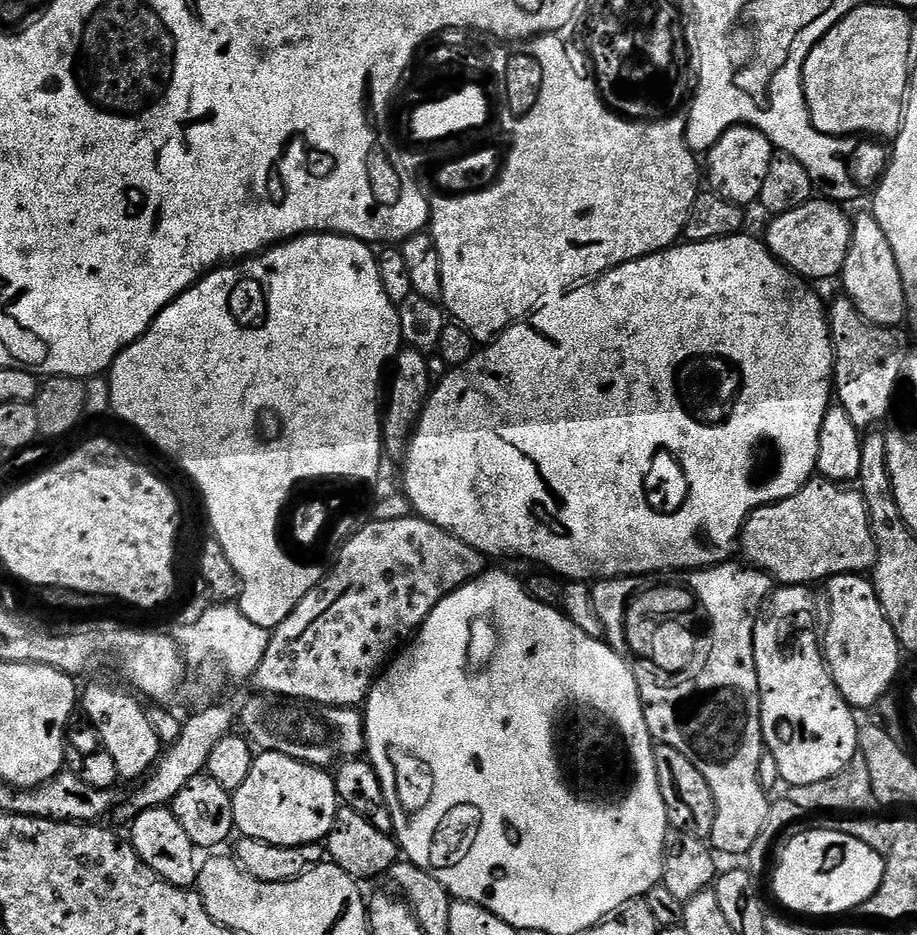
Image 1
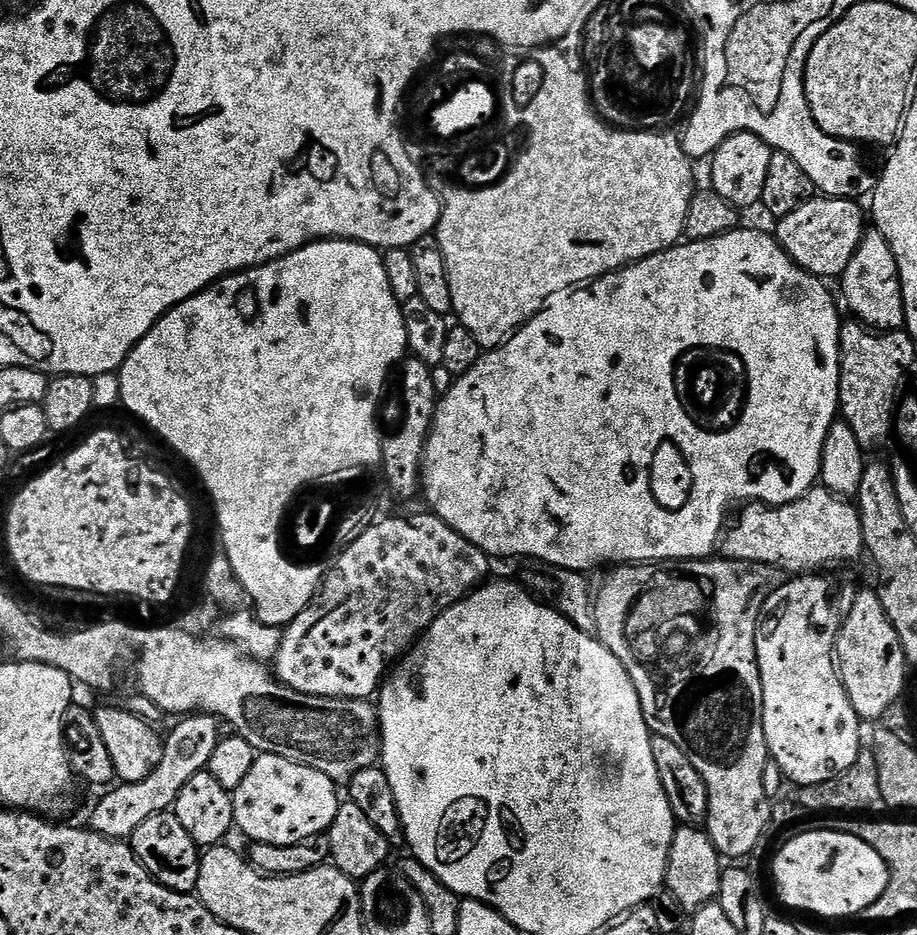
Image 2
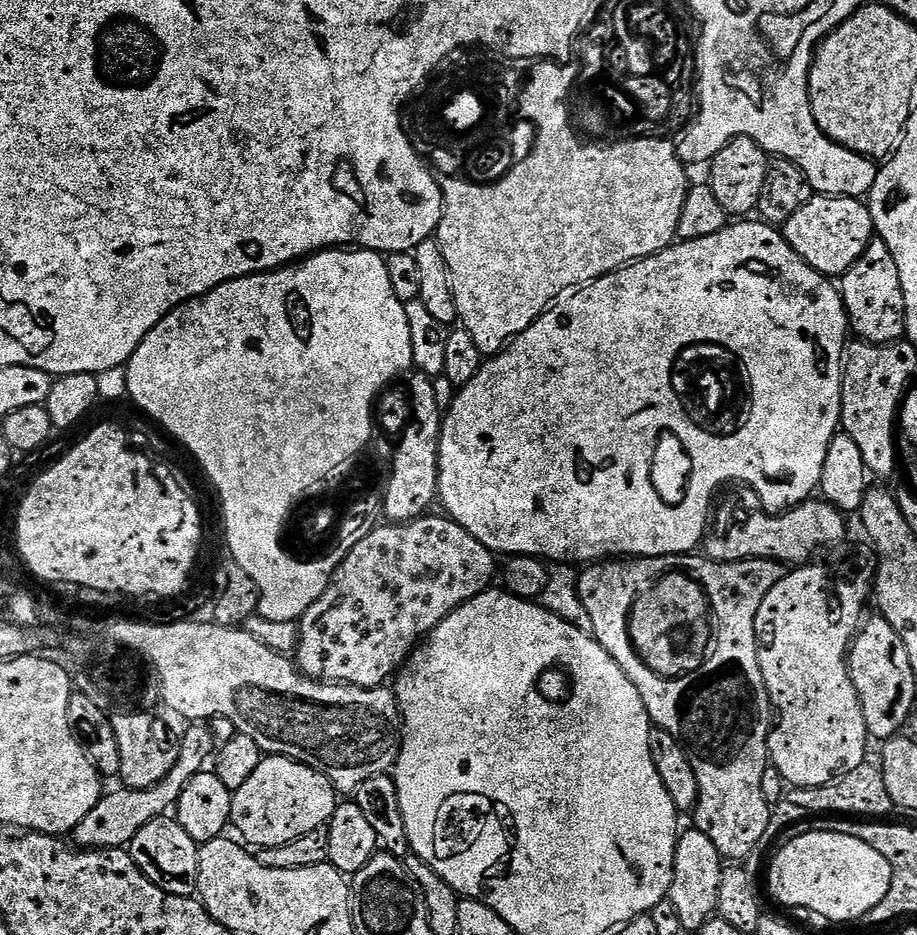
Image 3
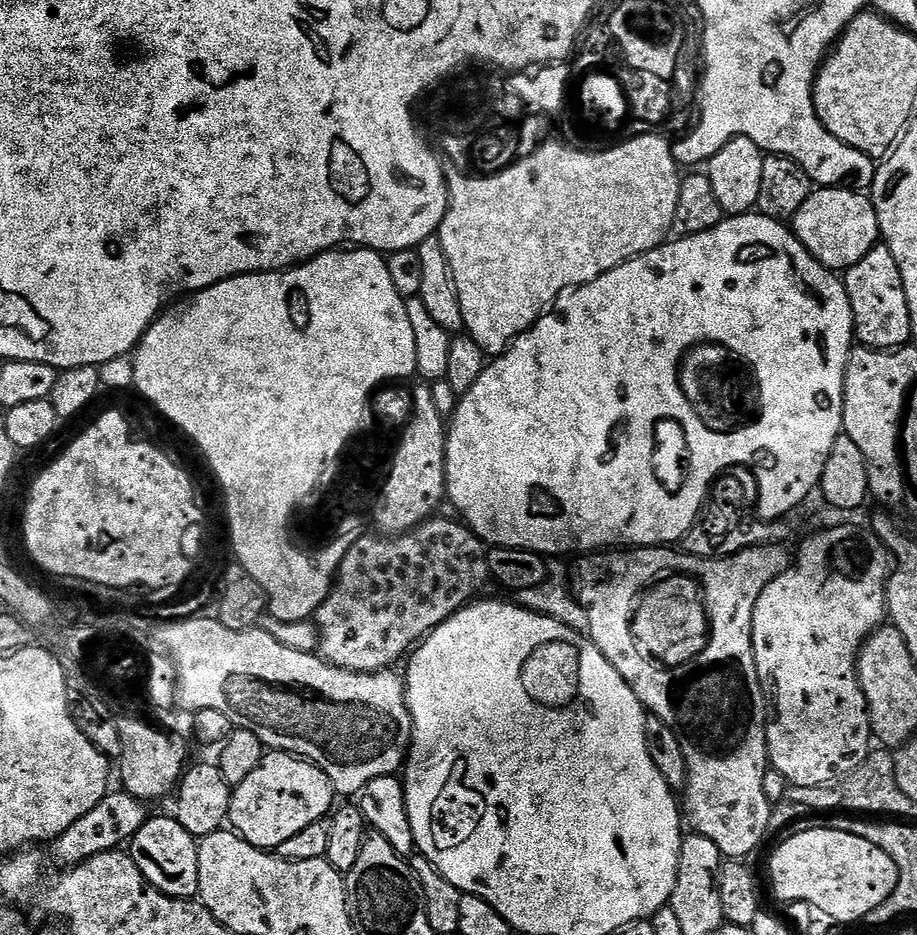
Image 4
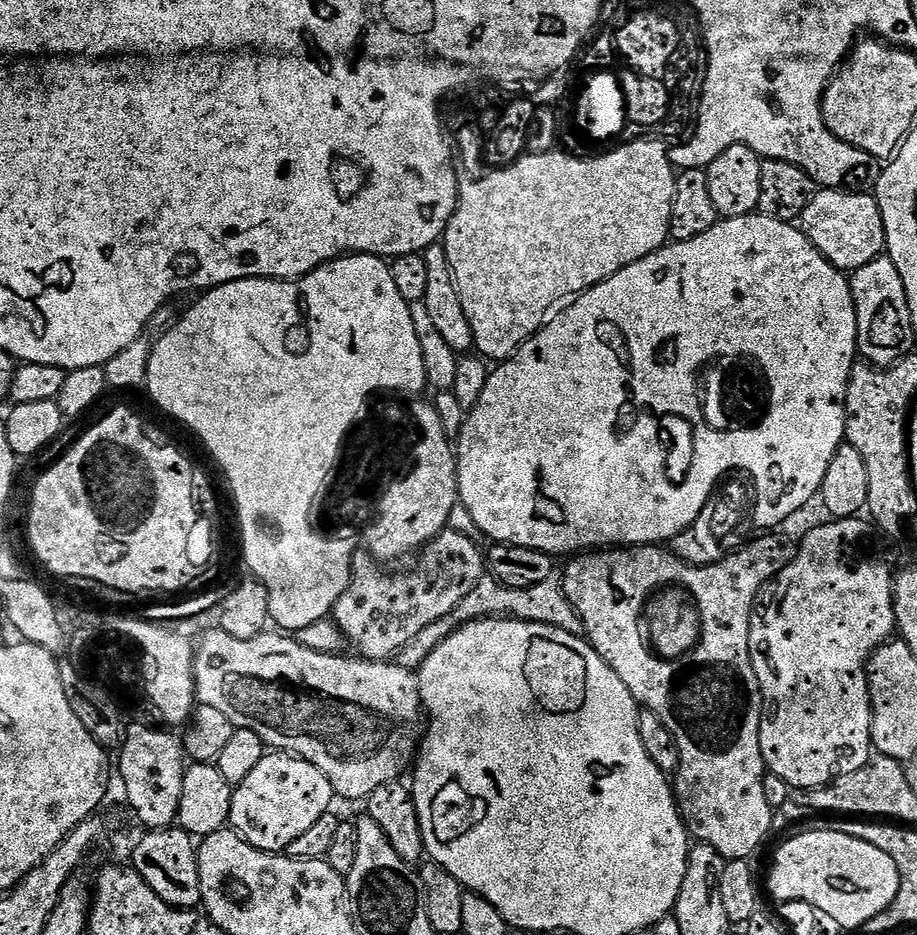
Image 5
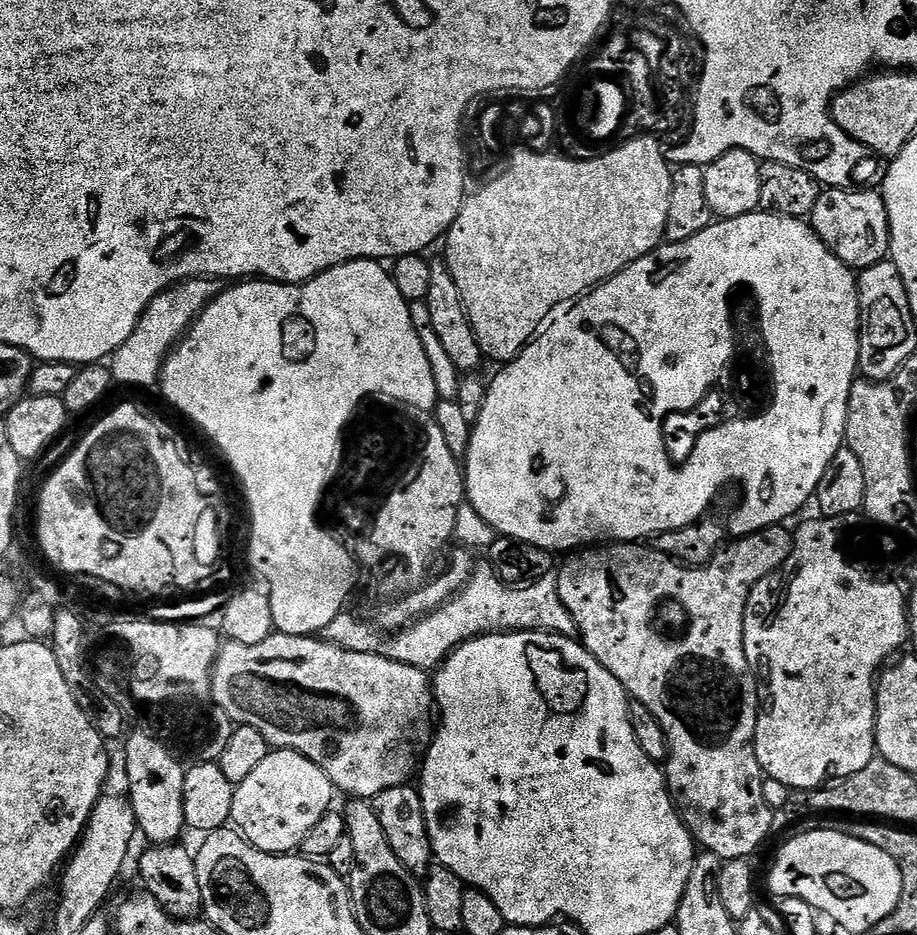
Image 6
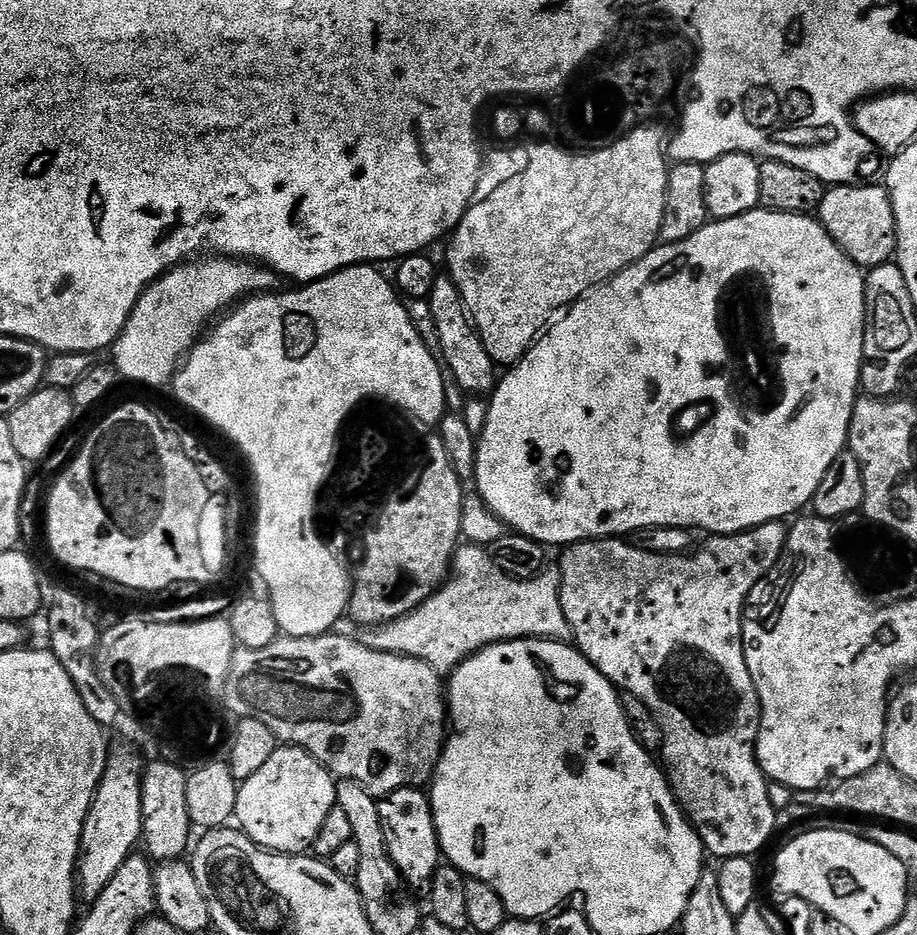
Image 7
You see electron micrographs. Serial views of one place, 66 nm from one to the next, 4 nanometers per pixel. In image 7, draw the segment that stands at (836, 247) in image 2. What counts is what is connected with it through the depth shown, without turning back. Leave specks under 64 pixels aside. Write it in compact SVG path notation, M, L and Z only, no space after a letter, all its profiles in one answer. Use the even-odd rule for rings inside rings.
M837 184L824 193L818 219L836 245L865 270L889 263L896 251L896 219L887 187L876 184Z

